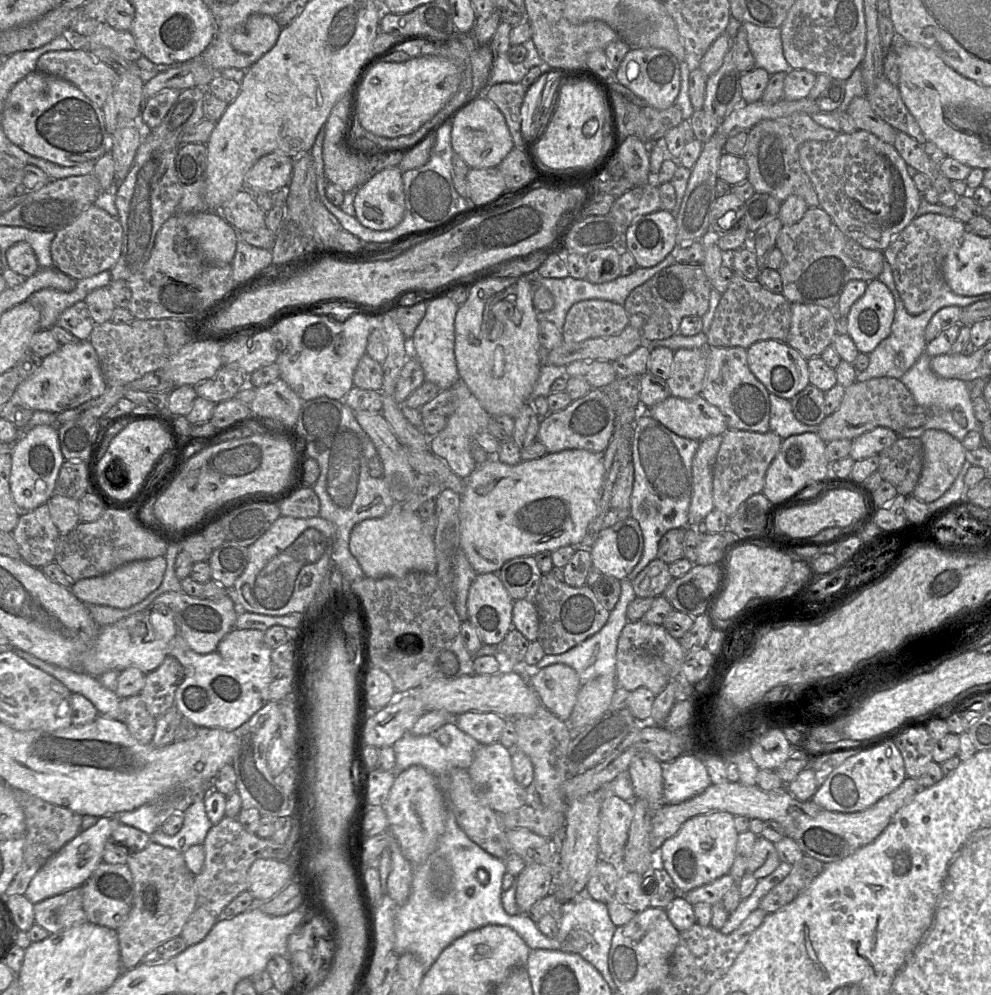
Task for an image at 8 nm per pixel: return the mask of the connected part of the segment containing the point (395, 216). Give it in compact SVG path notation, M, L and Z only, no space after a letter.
M398 167L381 170L354 193L355 217L363 226L372 230L389 230L402 221L405 212L405 195L402 171Z

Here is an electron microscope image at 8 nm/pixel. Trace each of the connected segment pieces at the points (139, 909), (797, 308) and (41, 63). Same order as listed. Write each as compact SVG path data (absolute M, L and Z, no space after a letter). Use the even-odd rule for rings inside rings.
M150 842L143 850L130 853L127 865L133 878L133 901L127 919L117 930L122 971L136 967L148 952L181 936L184 925L198 906L196 875L188 869L183 853ZM148 886L154 886L158 896L153 912L147 910L143 902L143 894Z
M791 303L791 323L786 343L809 360L820 357L832 344L836 331L836 308Z
M82 49L47 52L37 61L36 70L72 83L102 109L119 79L119 74L114 69L95 58L89 51Z

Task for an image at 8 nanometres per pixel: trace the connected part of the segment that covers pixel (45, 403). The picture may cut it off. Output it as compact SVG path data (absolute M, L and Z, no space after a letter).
M83 340L77 344L63 344L57 351L43 358L33 375L18 385L10 402L33 411L59 414L98 398L107 388L97 353L89 340Z

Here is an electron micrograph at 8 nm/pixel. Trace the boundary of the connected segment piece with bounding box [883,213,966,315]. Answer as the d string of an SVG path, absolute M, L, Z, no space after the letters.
M942 214L917 216L883 251L905 309L919 315L932 307L944 290L950 289L943 274L943 262L949 250L966 232L966 224Z

